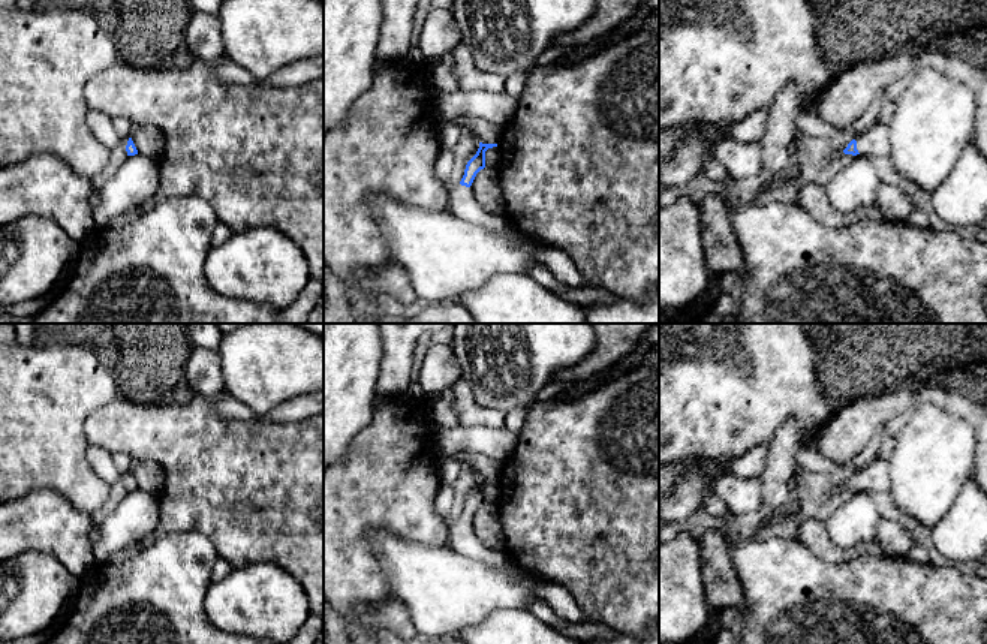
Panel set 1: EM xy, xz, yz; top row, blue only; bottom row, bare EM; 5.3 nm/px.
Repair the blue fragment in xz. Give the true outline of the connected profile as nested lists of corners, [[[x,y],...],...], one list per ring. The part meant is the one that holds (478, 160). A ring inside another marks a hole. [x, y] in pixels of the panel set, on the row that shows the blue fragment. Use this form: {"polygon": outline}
{"polygon": [[[479,142],[476,154],[467,162],[464,175],[455,187],[449,181],[454,163],[452,153],[451,150],[440,150],[436,162],[436,175],[446,190],[448,210],[451,213],[491,232],[505,232],[511,226],[508,216],[484,210],[470,189],[476,174],[485,168],[485,151],[493,147],[497,147],[497,144]]]}

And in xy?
{"polygon": [[[88,108],[87,111],[87,124],[93,135],[102,142],[105,147],[114,150],[115,147],[124,147],[127,156],[138,154],[138,150],[132,141],[132,138],[121,138],[112,123],[112,118],[103,114],[102,111]]]}

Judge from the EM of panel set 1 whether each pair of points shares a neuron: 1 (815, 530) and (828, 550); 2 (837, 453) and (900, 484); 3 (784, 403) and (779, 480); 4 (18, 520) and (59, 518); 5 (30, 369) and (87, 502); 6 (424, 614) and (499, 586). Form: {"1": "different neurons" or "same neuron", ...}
{"1": "same neuron", "2": "different neurons", "3": "different neurons", "4": "same neuron", "5": "same neuron", "6": "same neuron"}

